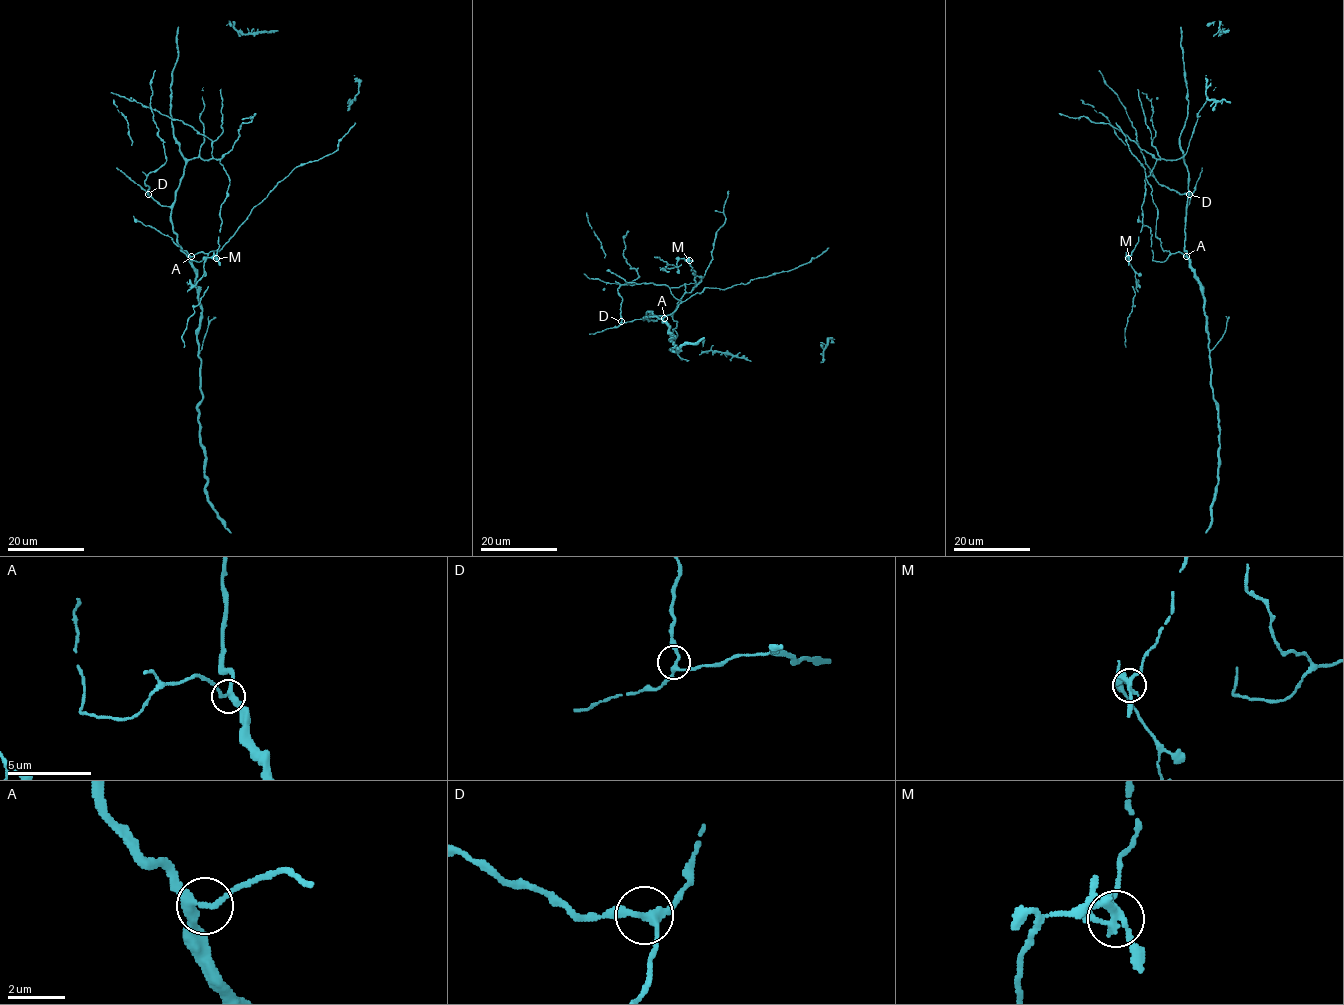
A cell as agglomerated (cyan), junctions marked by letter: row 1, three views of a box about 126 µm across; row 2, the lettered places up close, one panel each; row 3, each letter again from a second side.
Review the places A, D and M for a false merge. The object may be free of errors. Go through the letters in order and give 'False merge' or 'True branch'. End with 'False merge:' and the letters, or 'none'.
A: True branch
D: True branch
M: False merge
False merge: M

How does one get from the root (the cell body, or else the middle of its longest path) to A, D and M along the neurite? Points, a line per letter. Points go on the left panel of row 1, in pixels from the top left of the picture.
A: (177, 233), (177, 243), (191, 256)
D: (177, 233), (173, 229), (171, 208), (161, 206), (148, 194)
M: (177, 233), (171, 205), (184, 165), (196, 157), (219, 159), (230, 185), (220, 210), (216, 258)

